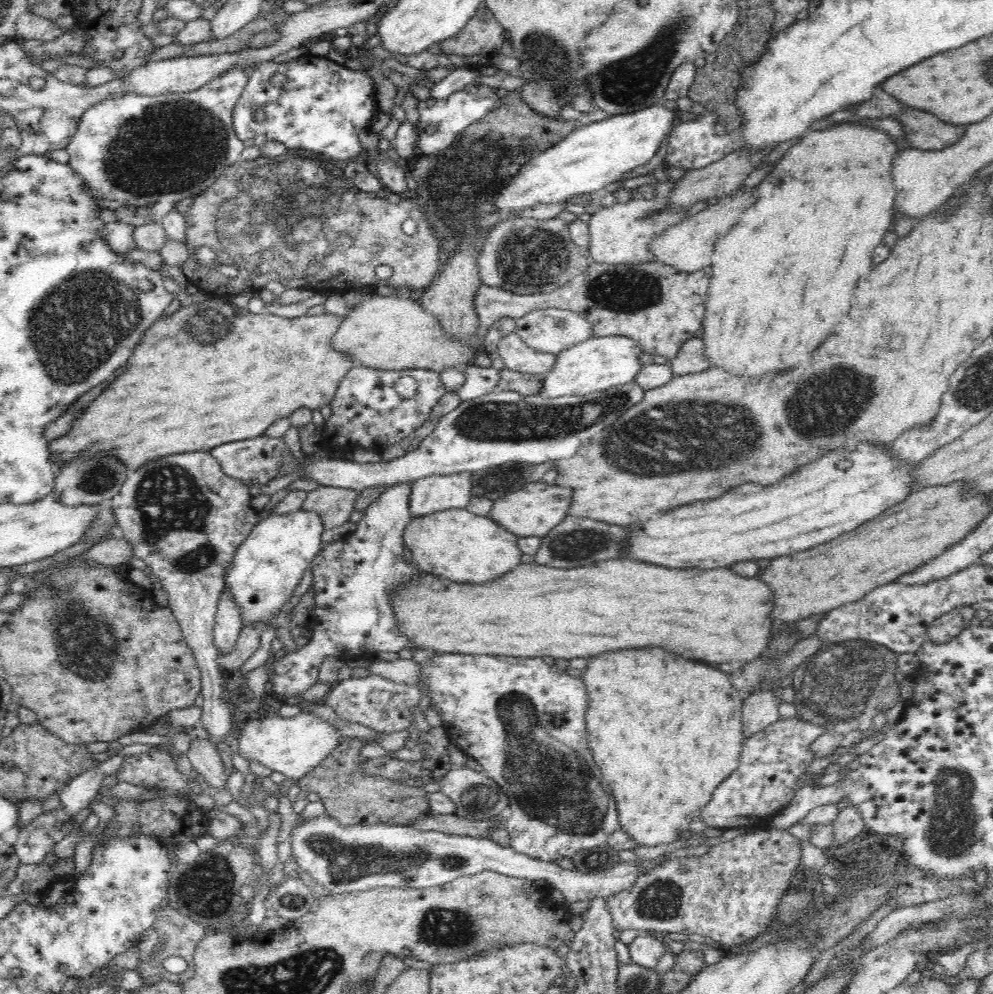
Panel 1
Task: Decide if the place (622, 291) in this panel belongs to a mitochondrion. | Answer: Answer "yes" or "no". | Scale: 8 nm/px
yes

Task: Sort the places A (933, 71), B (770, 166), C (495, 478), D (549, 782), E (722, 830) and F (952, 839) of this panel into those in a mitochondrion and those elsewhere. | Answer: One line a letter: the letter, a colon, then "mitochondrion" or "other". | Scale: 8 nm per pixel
A: other
B: other
C: mitochondrion
D: mitochondrion
E: other
F: mitochondrion

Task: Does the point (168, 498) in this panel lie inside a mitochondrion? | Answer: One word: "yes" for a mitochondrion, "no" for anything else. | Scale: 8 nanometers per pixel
yes

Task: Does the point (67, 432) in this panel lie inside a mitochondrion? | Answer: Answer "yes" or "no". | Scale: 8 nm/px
no

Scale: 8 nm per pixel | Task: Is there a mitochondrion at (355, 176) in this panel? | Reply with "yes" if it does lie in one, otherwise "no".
yes

